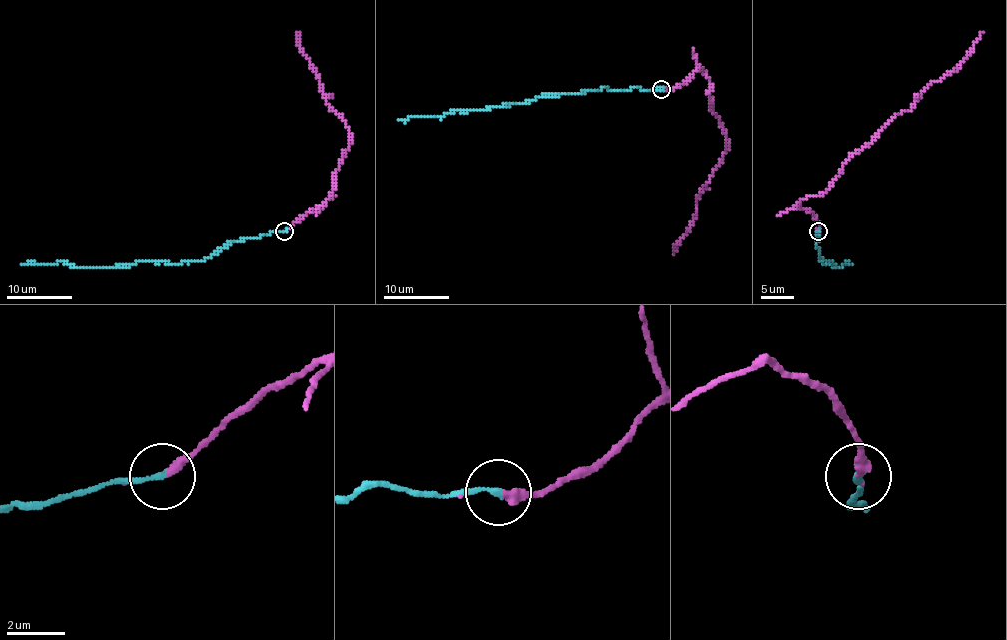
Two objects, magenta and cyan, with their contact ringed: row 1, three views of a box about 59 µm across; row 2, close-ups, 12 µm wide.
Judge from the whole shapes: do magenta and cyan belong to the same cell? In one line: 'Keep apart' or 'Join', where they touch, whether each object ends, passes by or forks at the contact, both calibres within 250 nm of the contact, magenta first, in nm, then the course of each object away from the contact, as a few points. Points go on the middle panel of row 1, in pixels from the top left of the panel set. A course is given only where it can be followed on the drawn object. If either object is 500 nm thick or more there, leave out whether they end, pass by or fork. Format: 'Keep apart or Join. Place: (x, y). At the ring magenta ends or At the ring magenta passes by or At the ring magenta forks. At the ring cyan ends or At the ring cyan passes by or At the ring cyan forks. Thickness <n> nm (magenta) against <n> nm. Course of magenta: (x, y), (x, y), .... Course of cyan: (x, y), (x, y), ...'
Join. Place: (661, 89). At the ring magenta passes by. At the ring cyan ends. Thickness 240 nm (magenta) against 190 nm. Course of magenta: (661, 90), (676, 88), (700, 68), (726, 140), (674, 253). Course of cyan: (661, 90), (604, 88), (542, 96), (501, 108), (452, 111), (440, 117), (409, 116), (399, 121)

